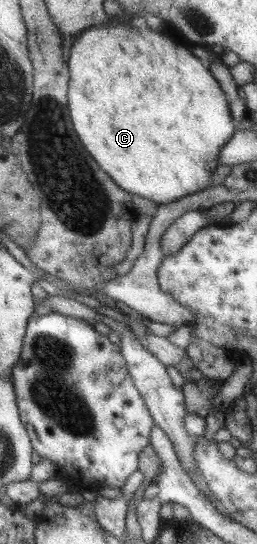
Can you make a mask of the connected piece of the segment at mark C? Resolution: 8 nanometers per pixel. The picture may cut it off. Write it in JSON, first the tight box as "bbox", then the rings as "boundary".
{"bbox":[67,20,235,206],"boundary":[[[124,20],[91,27],[75,37],[68,61],[69,90],[67,96],[69,111],[73,128],[79,135],[84,147],[96,159],[96,163],[116,181],[118,187],[121,187],[128,193],[140,195],[144,199],[150,199],[158,206],[162,203],[170,203],[192,193],[208,189],[216,184],[213,183],[212,178],[216,167],[219,165],[222,147],[228,143],[228,140],[235,132],[229,101],[226,99],[226,94],[224,94],[220,83],[212,76],[209,66],[200,61],[189,50],[189,47],[174,42],[171,33],[173,30],[176,30],[176,27],[166,20],[164,20],[164,24],[166,25],[163,29],[165,33],[162,33],[162,31],[158,32],[149,27],[141,29]]]}

